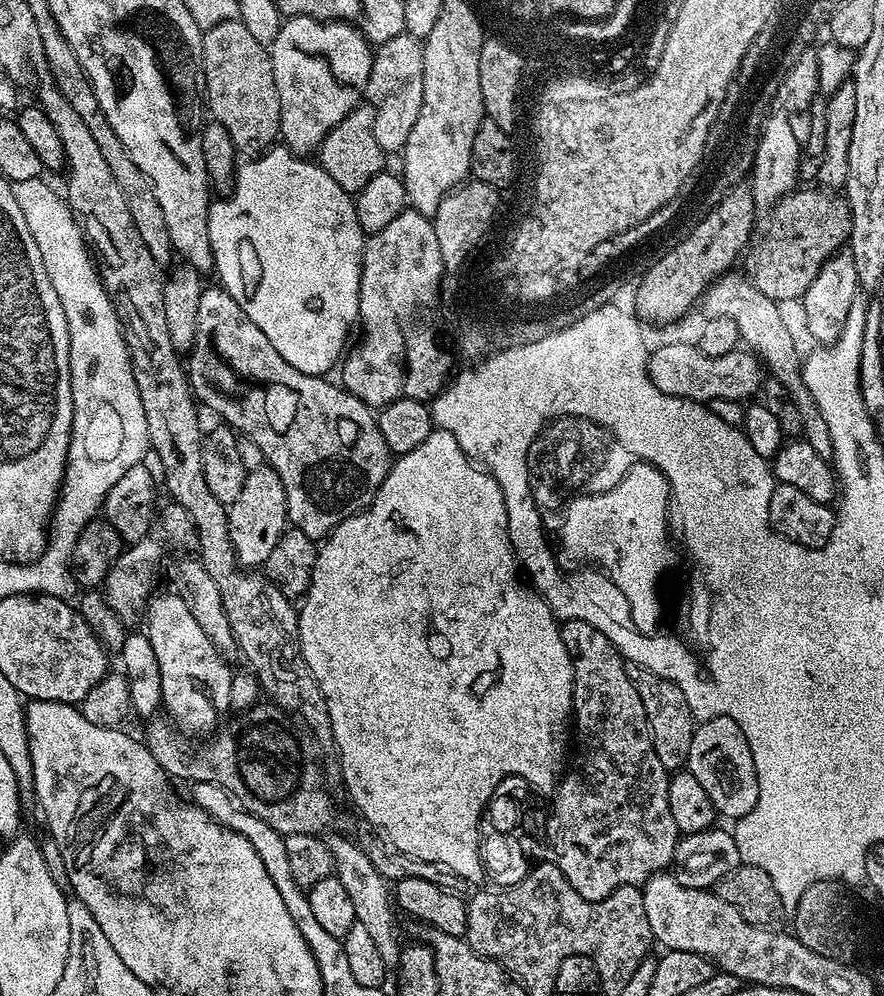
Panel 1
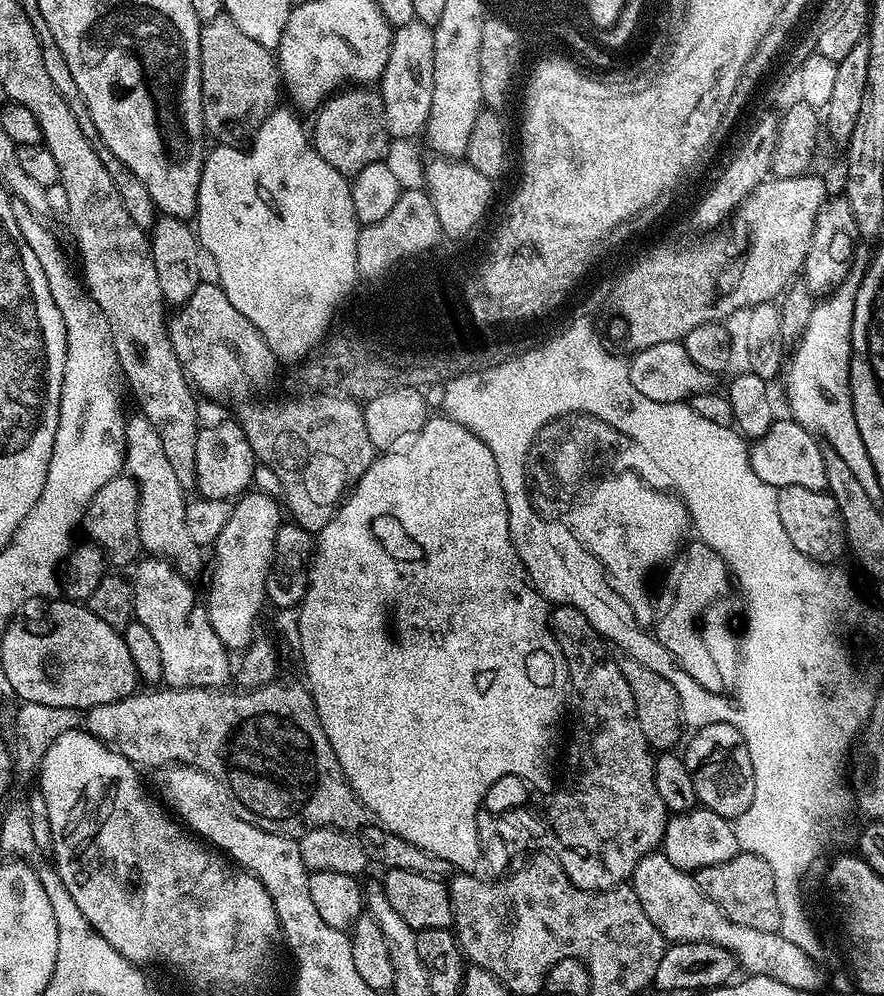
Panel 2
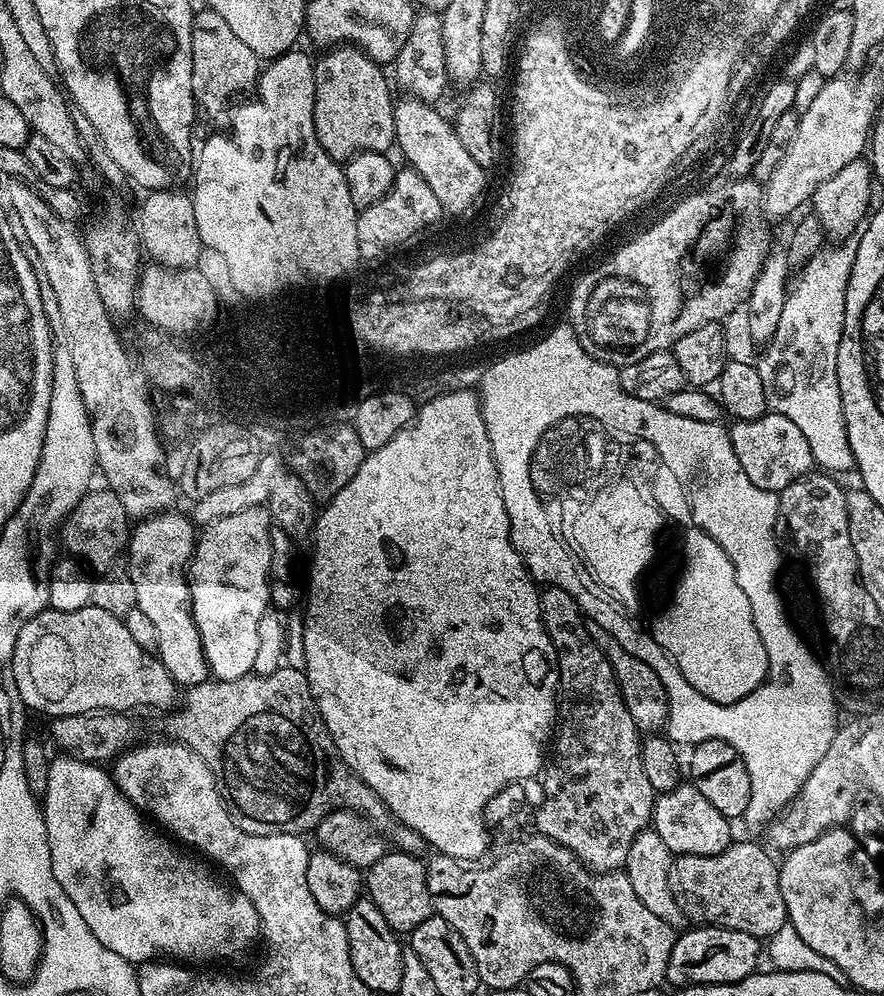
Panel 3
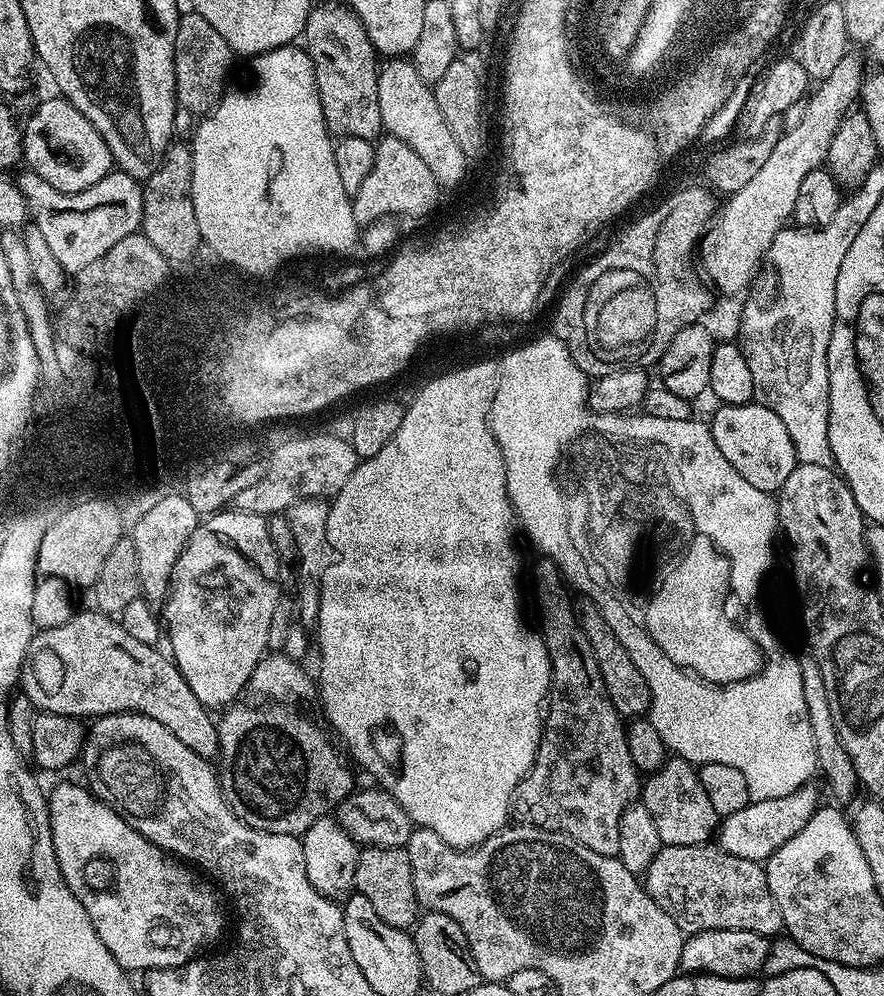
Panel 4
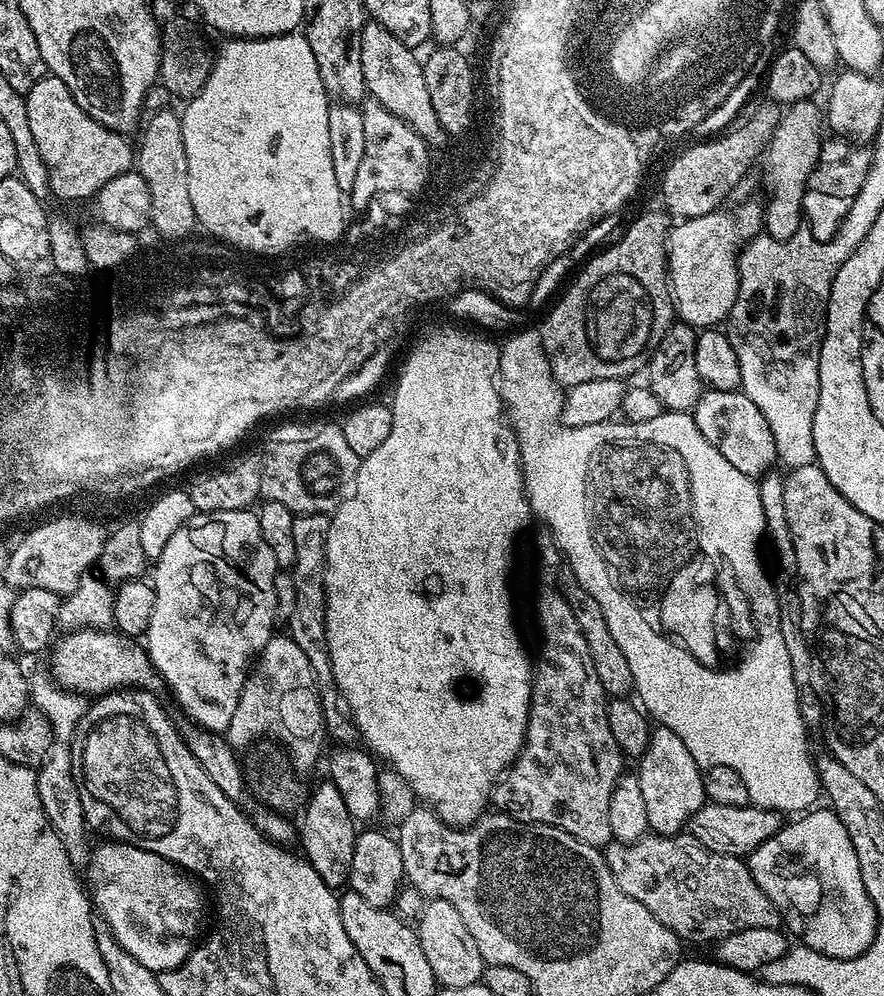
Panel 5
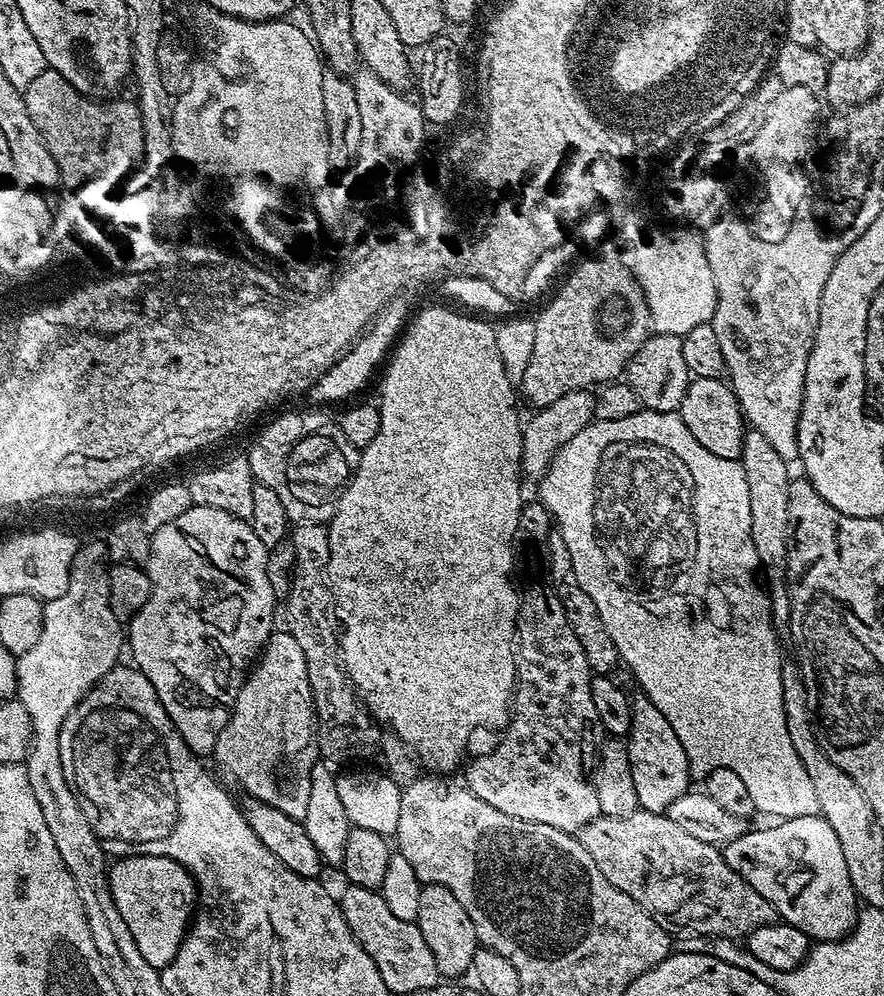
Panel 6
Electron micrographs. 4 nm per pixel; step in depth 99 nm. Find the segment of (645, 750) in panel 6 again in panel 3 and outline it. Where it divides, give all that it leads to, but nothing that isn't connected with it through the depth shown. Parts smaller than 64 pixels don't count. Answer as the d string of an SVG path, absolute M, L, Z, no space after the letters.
M681 782L668 792L657 795L656 805L652 811L651 827L656 829L658 838L676 856L690 854L718 854L733 843L732 828L729 817L718 814L710 802L691 782Z

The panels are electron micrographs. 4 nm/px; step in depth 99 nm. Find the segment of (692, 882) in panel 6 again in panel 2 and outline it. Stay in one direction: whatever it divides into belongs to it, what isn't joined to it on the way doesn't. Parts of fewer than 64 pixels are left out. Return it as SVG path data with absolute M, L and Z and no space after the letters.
M737 852L734 858L718 862L714 866L696 869L696 885L738 926L750 926L750 930L779 932L782 914L778 914L778 894L774 886L774 873L762 858L749 852Z

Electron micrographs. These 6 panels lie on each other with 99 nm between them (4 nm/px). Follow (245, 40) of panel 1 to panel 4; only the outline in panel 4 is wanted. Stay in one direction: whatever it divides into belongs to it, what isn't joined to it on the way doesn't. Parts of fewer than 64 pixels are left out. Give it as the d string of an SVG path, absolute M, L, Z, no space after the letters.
M183 13L176 31L176 103L181 109L193 112L196 118L212 111L220 102L229 83L228 71L232 68L234 53L231 46L202 18L202 14Z

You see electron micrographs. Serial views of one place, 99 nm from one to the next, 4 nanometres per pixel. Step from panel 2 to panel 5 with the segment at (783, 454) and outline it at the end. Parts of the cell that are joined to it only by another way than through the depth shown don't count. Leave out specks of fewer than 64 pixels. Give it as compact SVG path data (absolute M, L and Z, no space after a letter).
M743 390L705 391L696 403L694 415L702 438L706 438L706 442L710 442L710 446L714 446L714 450L718 450L718 454L730 462L730 466L735 466L737 470L742 470L742 474L753 478L773 471L778 457L770 422L766 422L762 410L750 402Z

